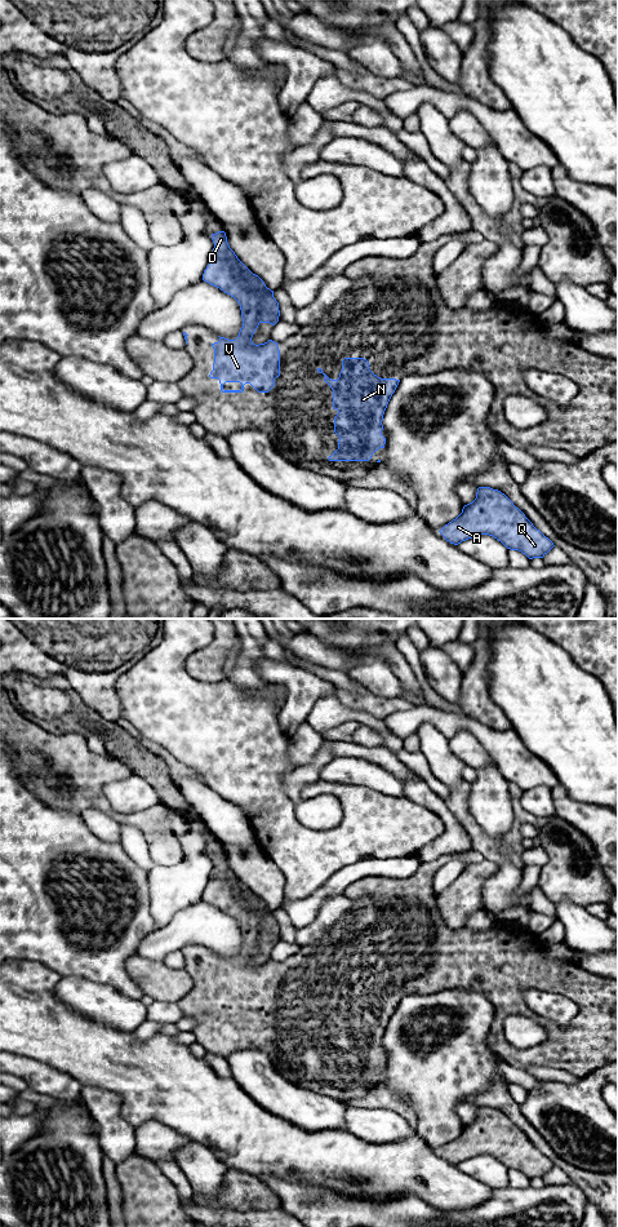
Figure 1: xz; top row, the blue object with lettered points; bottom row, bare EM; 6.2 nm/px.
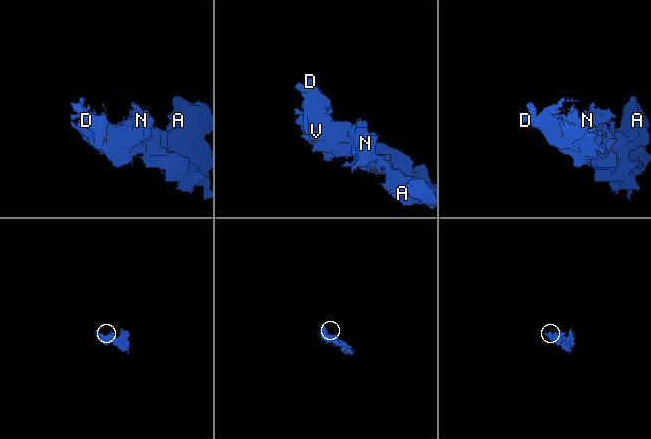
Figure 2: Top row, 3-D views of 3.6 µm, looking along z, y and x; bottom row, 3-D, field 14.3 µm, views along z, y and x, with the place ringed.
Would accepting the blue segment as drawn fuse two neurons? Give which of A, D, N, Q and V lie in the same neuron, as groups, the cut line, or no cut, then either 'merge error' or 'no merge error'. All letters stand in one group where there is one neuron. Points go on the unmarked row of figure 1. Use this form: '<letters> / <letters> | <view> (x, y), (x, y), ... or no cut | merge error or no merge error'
A D N Q V | no cut | no merge error

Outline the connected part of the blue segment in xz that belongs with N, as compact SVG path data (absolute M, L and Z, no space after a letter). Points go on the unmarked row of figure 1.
M344 978L337 1000L329 998L321 988L317 992L324 995L324 1001L332 1007L333 1028L338 1031L334 1037L334 1053L339 1057L338 1069L328 1080L369 1081L375 1071L384 1068L383 1035L400 1000L378 997L364 978Z

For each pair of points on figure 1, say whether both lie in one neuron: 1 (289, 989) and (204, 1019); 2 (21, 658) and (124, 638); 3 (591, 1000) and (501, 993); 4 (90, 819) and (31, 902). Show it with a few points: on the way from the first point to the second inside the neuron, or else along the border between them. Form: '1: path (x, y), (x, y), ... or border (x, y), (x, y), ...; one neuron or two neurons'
1: path (276, 1014), (267, 1023), (229, 1023); one neuron
2: path (47, 661), (98, 655); one neuron
3: path (569, 979), (523, 978); one neuron
4: border (80, 818), (94, 835), (112, 841); two neurons

